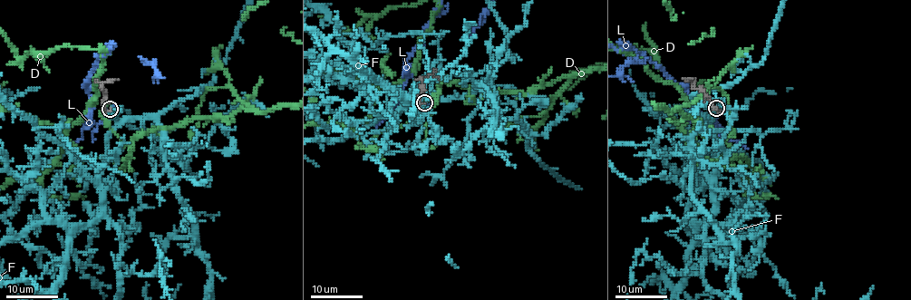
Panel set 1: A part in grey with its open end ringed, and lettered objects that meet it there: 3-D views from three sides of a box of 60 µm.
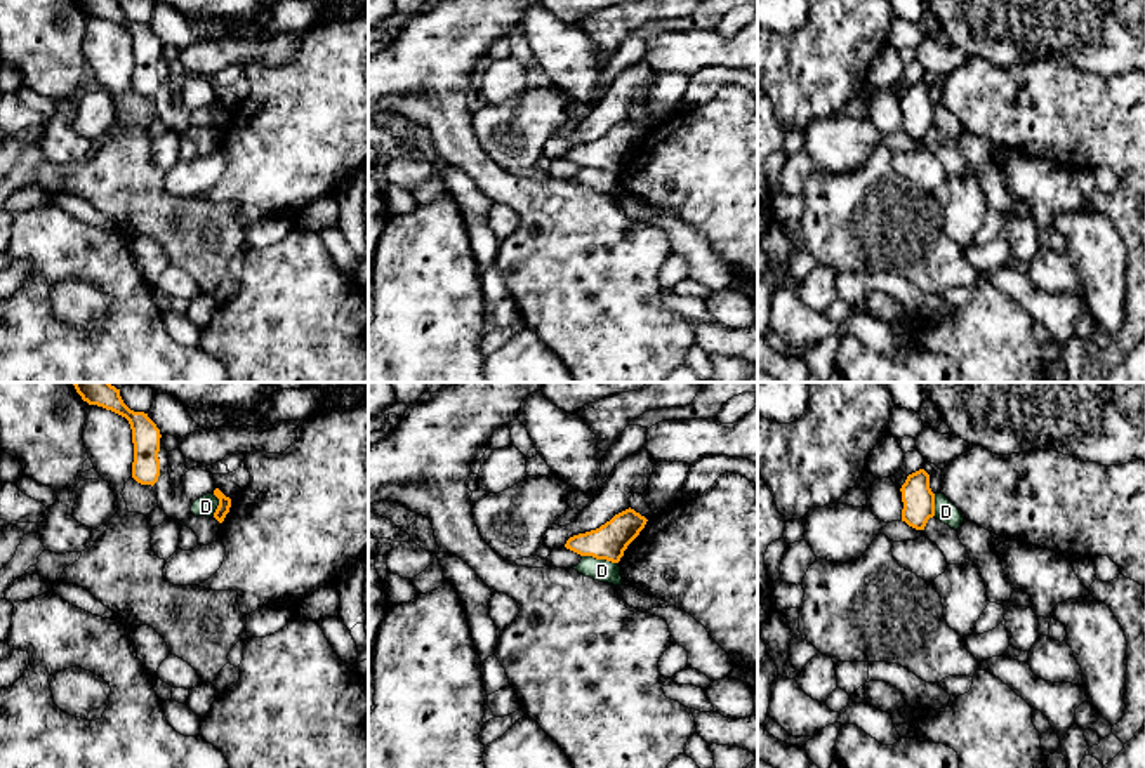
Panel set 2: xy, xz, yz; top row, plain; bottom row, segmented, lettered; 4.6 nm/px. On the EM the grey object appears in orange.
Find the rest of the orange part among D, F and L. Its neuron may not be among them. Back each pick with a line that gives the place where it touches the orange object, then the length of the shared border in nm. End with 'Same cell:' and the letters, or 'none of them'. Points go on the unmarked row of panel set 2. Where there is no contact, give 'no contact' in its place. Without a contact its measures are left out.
F: no contact
Same cell: F

